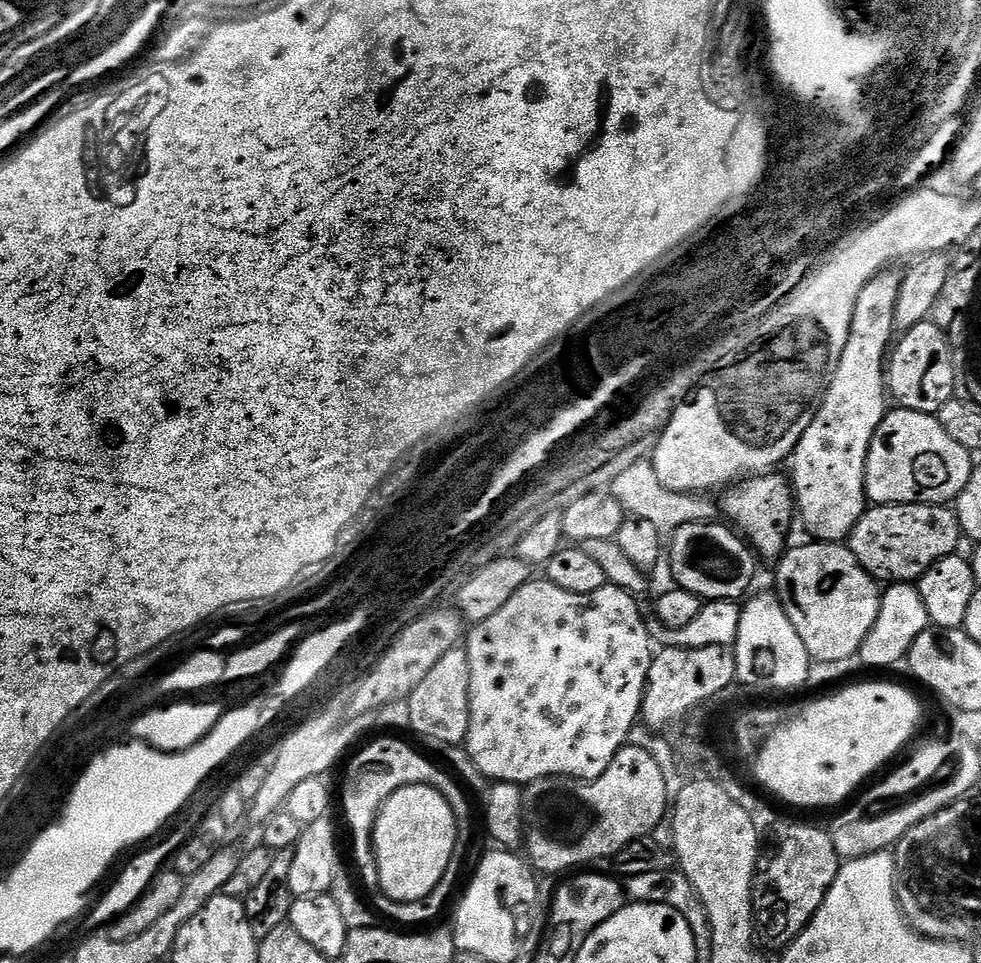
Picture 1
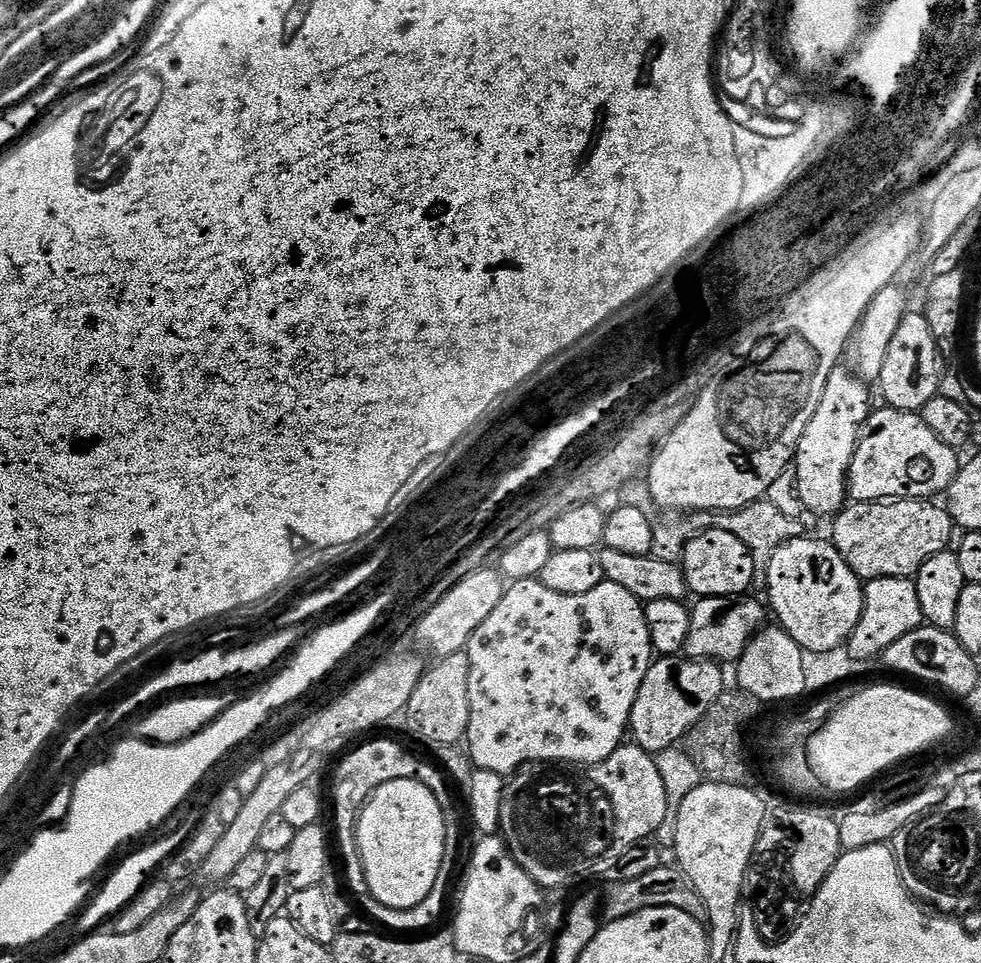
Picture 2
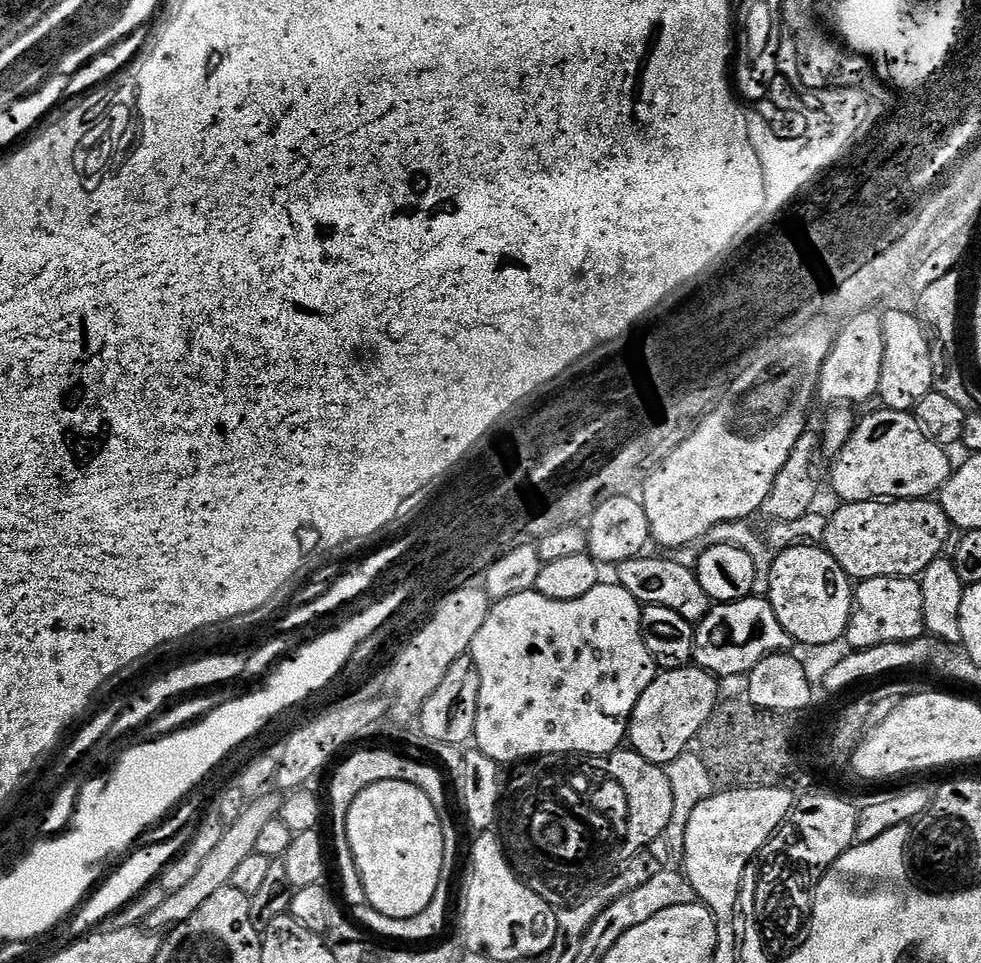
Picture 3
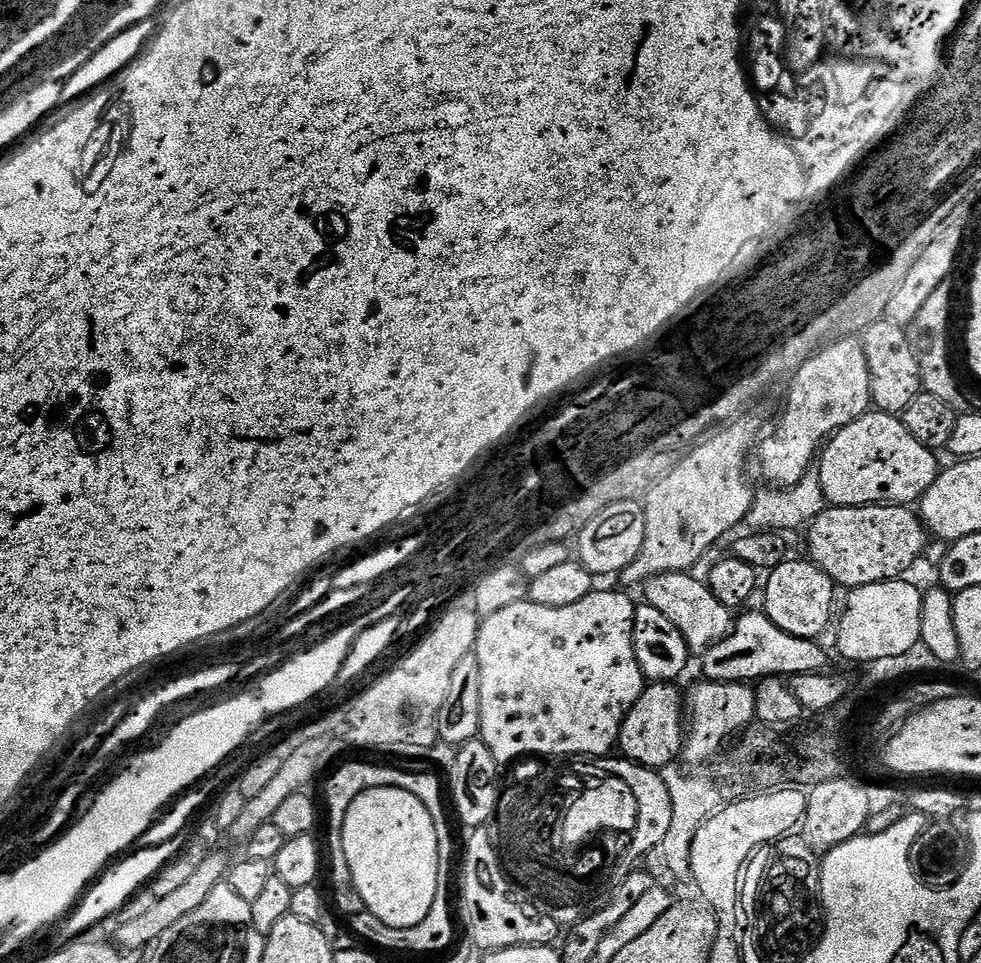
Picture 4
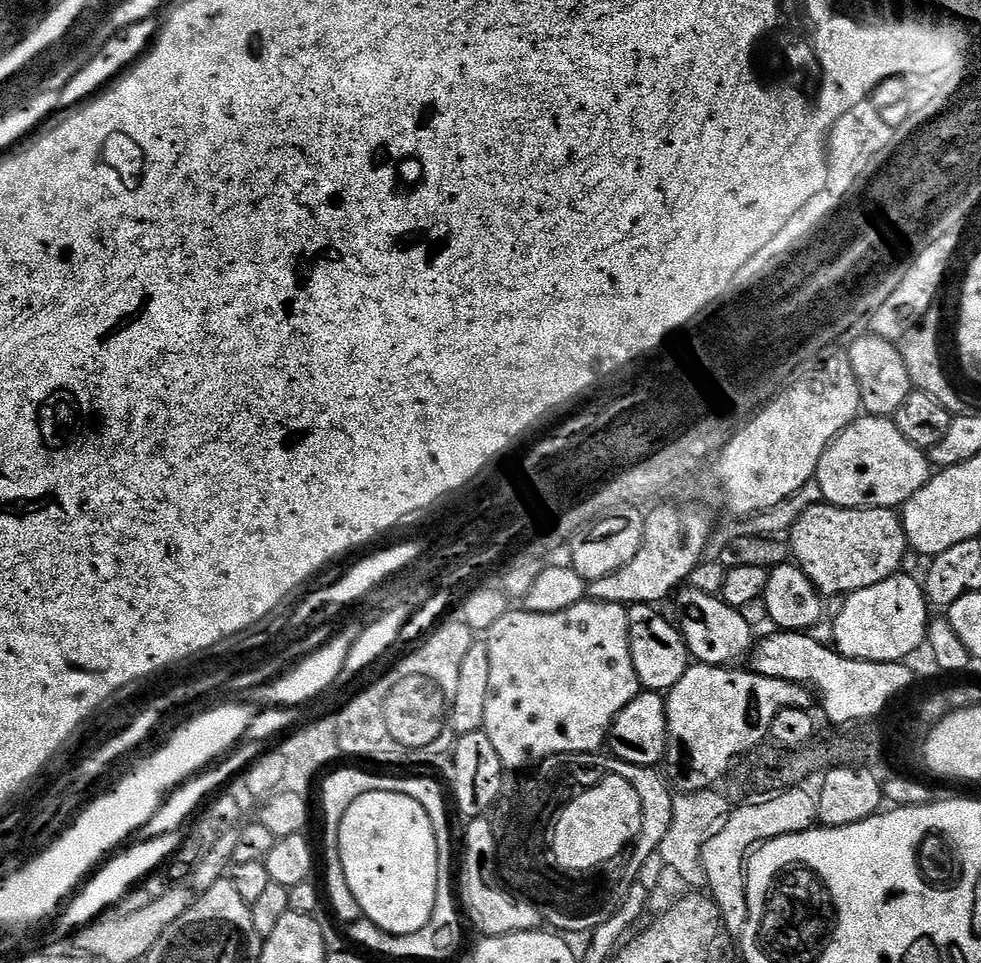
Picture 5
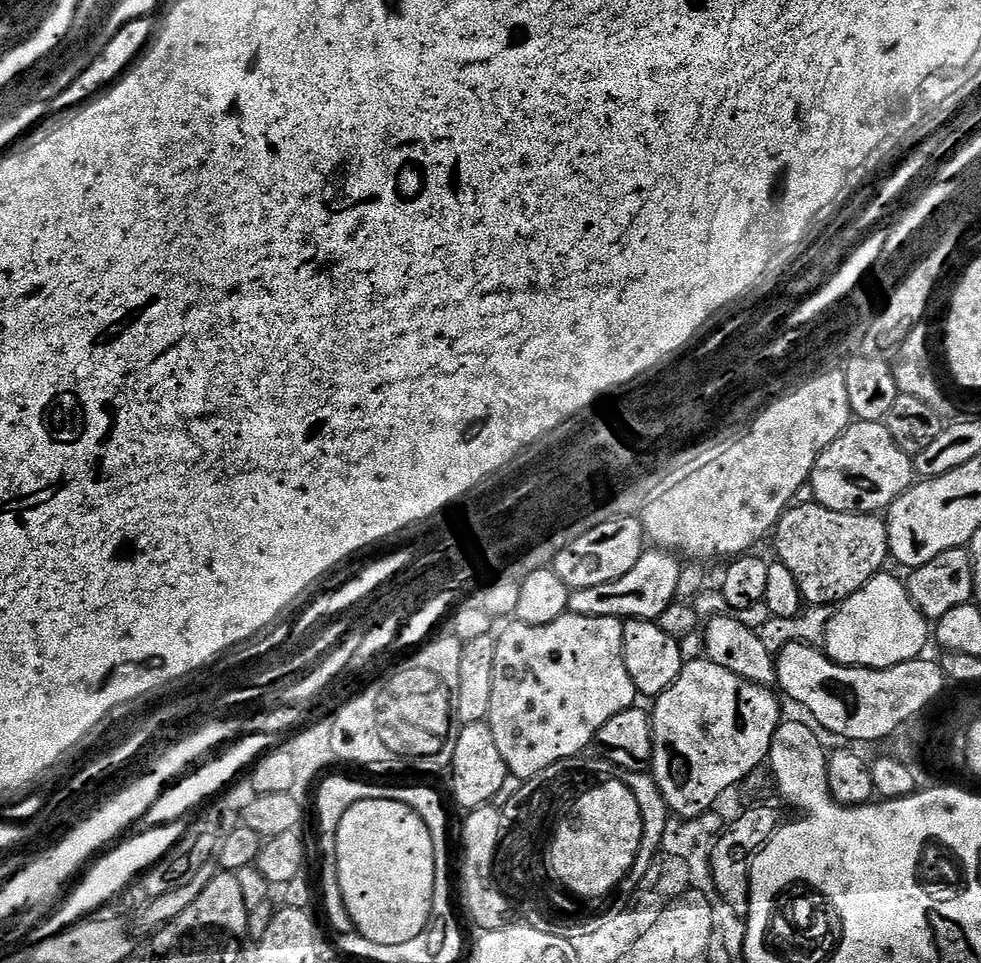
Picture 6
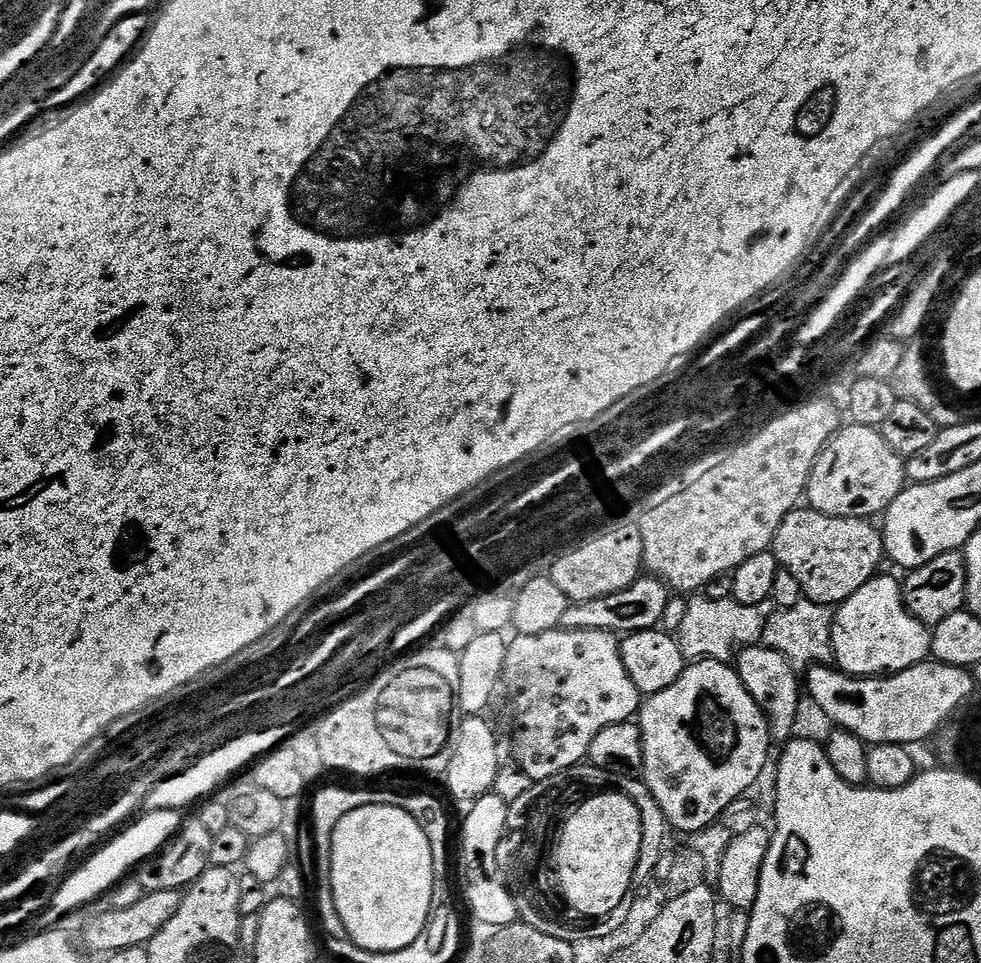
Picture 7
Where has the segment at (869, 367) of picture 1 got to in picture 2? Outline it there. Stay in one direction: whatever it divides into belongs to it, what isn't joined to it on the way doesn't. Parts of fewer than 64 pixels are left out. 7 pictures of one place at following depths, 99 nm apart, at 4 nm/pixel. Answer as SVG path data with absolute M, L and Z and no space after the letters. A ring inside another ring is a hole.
M833 372L830 382L826 382L826 394L822 394L822 402L818 402L818 410L796 447L794 471L800 503L808 512L827 518L835 517L845 507L849 495L848 471L860 444L864 423L874 408L869 385L859 375L849 372Z

